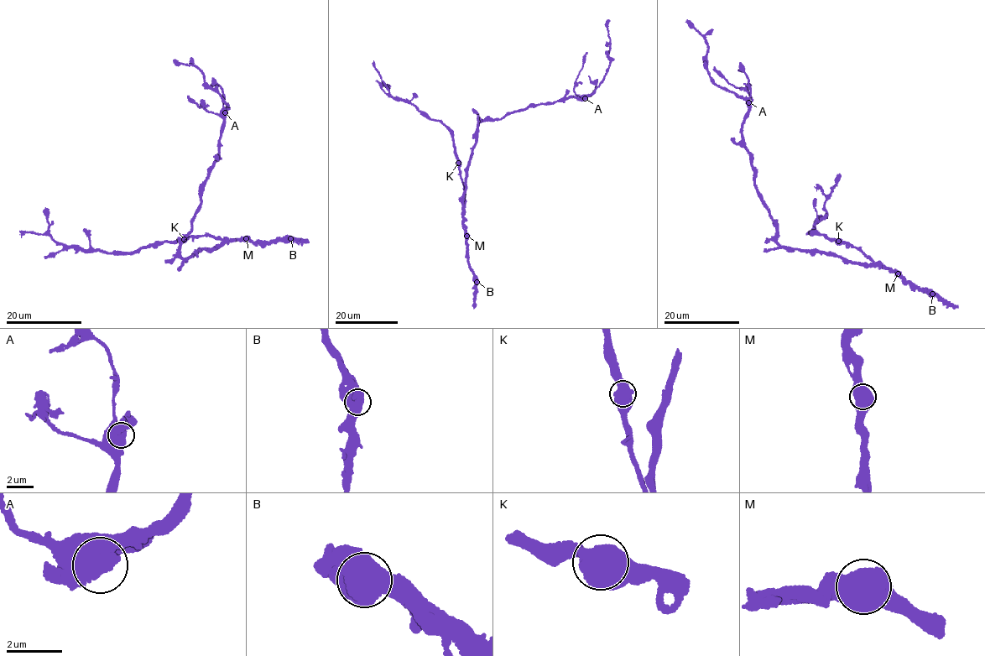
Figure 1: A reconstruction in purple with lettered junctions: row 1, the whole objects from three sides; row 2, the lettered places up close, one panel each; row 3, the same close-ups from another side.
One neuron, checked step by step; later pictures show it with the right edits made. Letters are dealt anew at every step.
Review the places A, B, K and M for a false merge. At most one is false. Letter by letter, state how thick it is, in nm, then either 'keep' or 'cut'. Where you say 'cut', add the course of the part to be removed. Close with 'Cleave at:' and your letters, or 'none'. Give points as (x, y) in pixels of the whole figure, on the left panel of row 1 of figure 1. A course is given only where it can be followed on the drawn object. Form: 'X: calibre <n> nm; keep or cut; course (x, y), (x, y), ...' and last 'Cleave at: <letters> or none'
A: calibre 800 nm; keep
B: calibre 850 nm; keep
K: calibre 750 nm; keep
M: calibre 1000 nm; keep
Cleave at: none

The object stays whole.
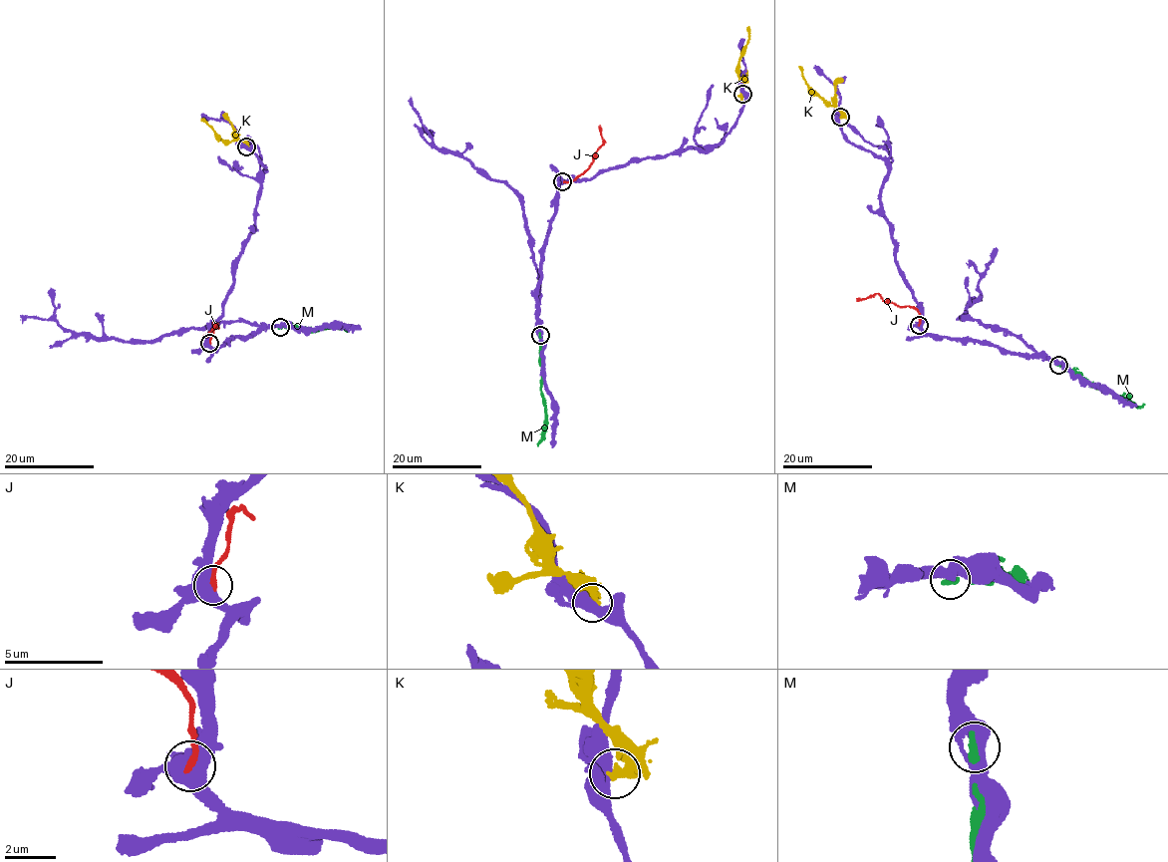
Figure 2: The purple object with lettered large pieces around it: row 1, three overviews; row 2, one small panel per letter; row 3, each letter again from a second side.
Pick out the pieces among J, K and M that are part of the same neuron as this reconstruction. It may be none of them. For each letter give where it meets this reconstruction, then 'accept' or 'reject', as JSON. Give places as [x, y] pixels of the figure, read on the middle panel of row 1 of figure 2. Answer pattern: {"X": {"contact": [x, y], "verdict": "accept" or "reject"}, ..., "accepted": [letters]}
{"J": {"contact": [562, 181], "verdict": "reject"}, "K": {"contact": [742, 94], "verdict": "reject"}, "M": {"contact": [540, 335], "verdict": "reject"}, "accepted": []}

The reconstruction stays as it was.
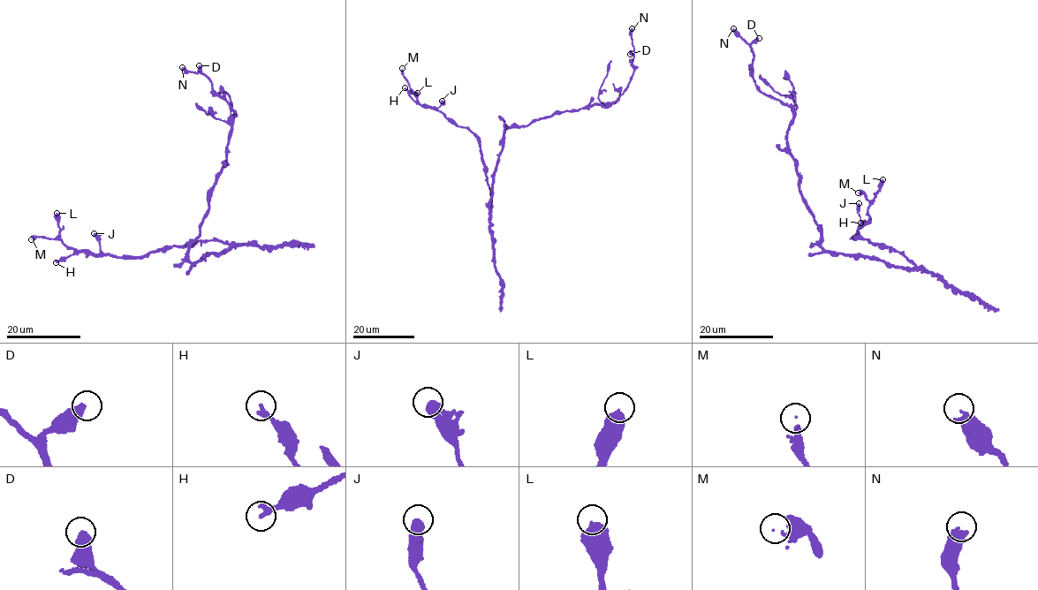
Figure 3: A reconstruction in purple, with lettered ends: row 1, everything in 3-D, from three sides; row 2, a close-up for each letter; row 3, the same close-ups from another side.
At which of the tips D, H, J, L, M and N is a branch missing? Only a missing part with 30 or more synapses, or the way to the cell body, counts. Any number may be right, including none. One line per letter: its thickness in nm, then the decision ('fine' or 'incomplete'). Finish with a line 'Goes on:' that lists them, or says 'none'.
D: 440 nm | incomplete
H: 280 nm | incomplete
J: 400 nm | fine
L: 600 nm | fine
M: 90 nm | incomplete
N: 420 nm | fine
Goes on: D, H, M

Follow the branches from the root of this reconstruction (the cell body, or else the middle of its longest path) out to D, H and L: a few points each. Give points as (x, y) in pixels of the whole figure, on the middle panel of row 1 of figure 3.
D: (501, 149), (502, 136), (511, 126), (597, 103), (610, 105), (634, 72), (630, 54)
H: (501, 149), (491, 212), (480, 142), (471, 131), (449, 121), (439, 111), (421, 107), (405, 87)
L: (501, 149), (491, 212), (480, 142), (471, 131), (449, 121), (439, 111), (419, 104), (412, 93), (417, 93)

